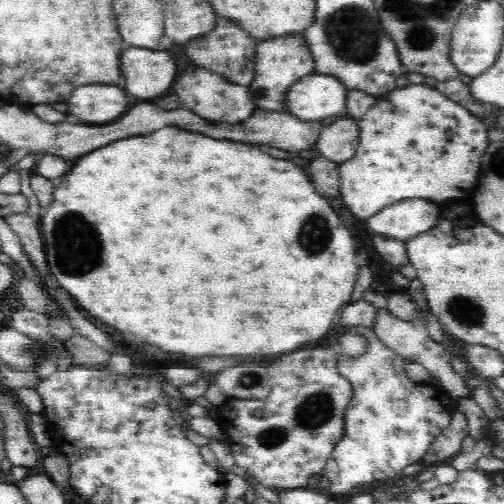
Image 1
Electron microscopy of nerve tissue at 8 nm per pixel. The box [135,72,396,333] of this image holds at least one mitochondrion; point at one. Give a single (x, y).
(313, 237)

